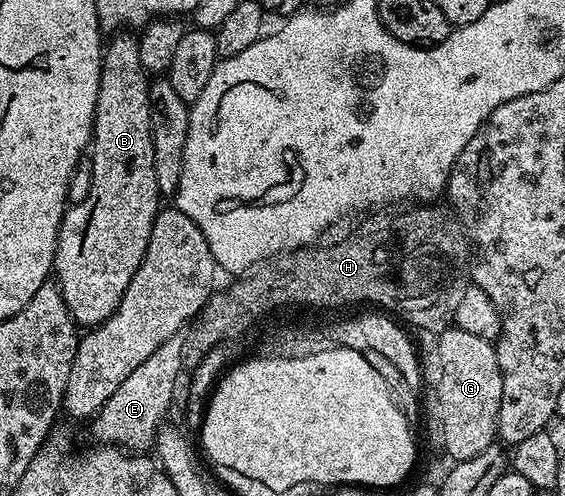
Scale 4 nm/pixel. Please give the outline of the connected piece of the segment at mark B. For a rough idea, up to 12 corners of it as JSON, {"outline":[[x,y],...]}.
{"outline":[[137,38],[102,53],[90,192],[52,268],[97,327],[144,261],[160,210],[151,80]]}

